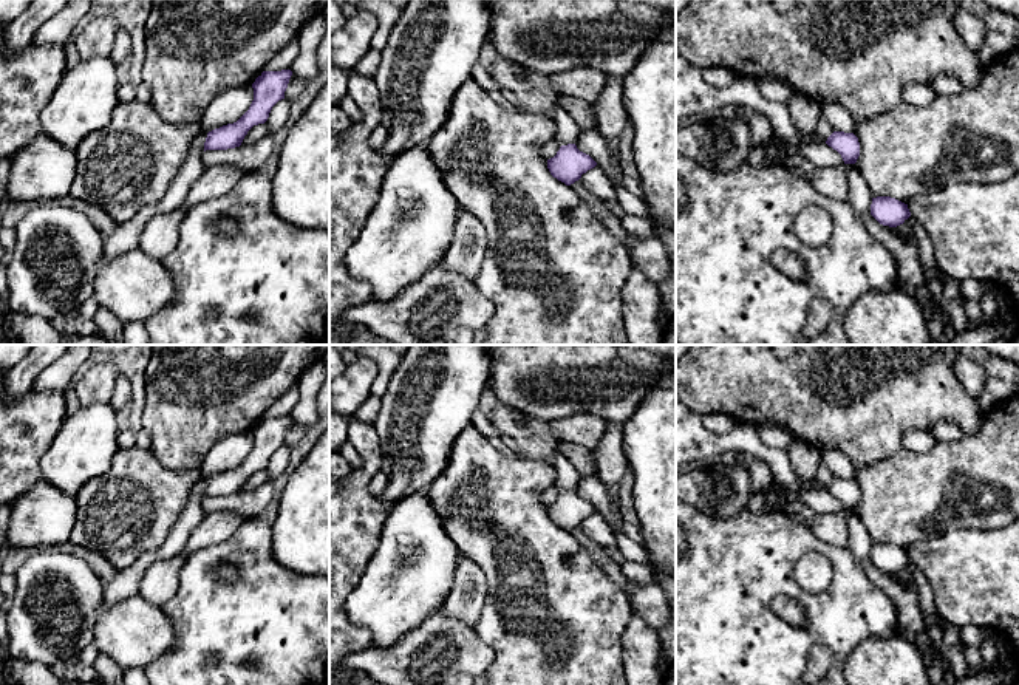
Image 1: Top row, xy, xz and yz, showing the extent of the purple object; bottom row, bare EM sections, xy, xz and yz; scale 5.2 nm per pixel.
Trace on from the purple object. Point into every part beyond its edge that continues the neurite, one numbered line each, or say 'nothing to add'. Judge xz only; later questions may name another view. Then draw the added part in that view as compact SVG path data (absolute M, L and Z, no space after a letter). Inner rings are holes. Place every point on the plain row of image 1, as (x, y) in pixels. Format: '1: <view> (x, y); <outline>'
1: xz (566, 475); M560 450L555 452L554 467L557 470L555 487L561 492L575 490L580 476L571 461Z

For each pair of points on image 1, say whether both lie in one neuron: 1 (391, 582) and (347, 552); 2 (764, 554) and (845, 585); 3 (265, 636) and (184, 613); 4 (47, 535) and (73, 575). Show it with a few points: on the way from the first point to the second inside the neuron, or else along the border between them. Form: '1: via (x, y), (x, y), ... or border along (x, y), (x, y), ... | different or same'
1: border along (381, 532), (378, 549), (347, 597) | different
2: via (780, 575), (803, 599), (823, 600) | same
3: via (246, 622), (215, 622), (204, 613) | same
4: border along (57, 548), (34, 549) | different

